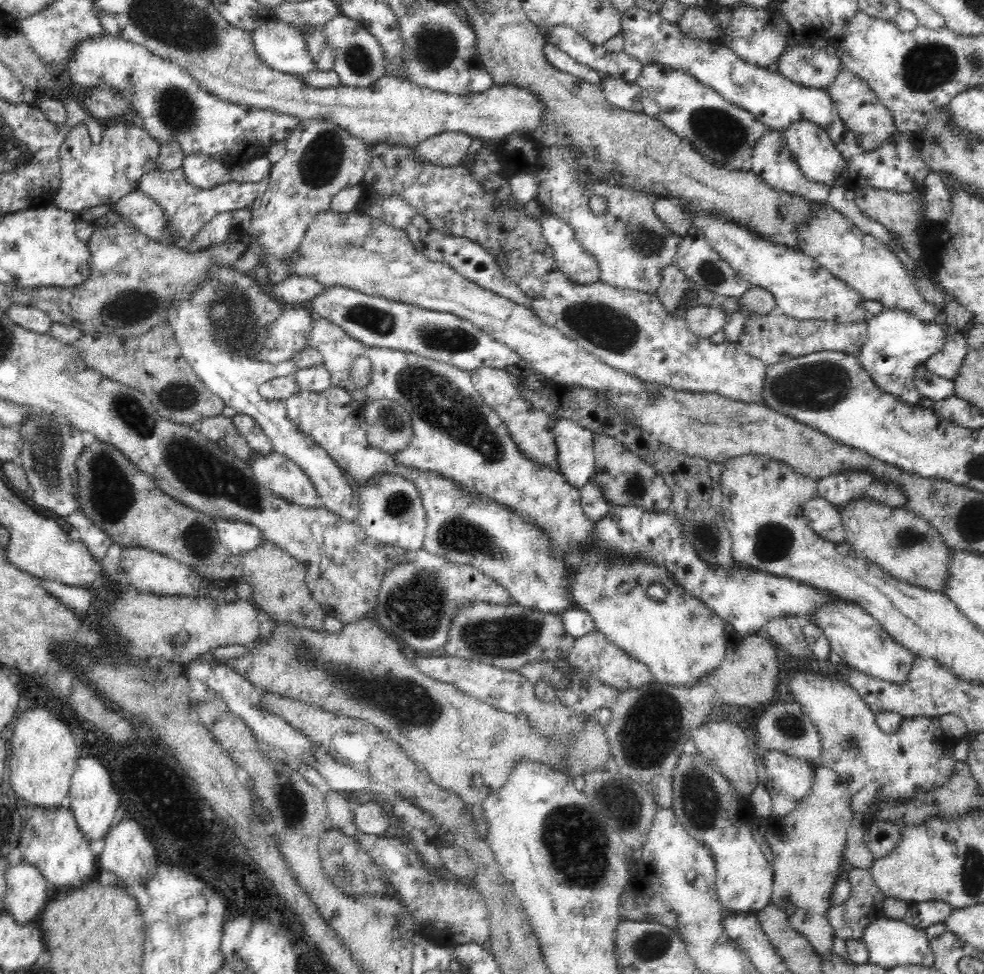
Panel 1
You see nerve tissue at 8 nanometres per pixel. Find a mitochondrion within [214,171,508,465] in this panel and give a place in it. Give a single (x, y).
(445, 338)

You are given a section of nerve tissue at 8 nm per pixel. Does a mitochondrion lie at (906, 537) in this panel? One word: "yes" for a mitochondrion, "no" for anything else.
yes

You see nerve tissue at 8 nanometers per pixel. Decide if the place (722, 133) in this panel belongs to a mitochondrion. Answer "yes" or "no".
yes

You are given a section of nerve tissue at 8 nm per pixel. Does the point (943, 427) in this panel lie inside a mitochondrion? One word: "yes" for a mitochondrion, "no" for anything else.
no

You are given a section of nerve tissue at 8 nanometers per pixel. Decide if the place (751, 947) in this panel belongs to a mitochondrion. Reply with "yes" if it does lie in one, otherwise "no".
no

